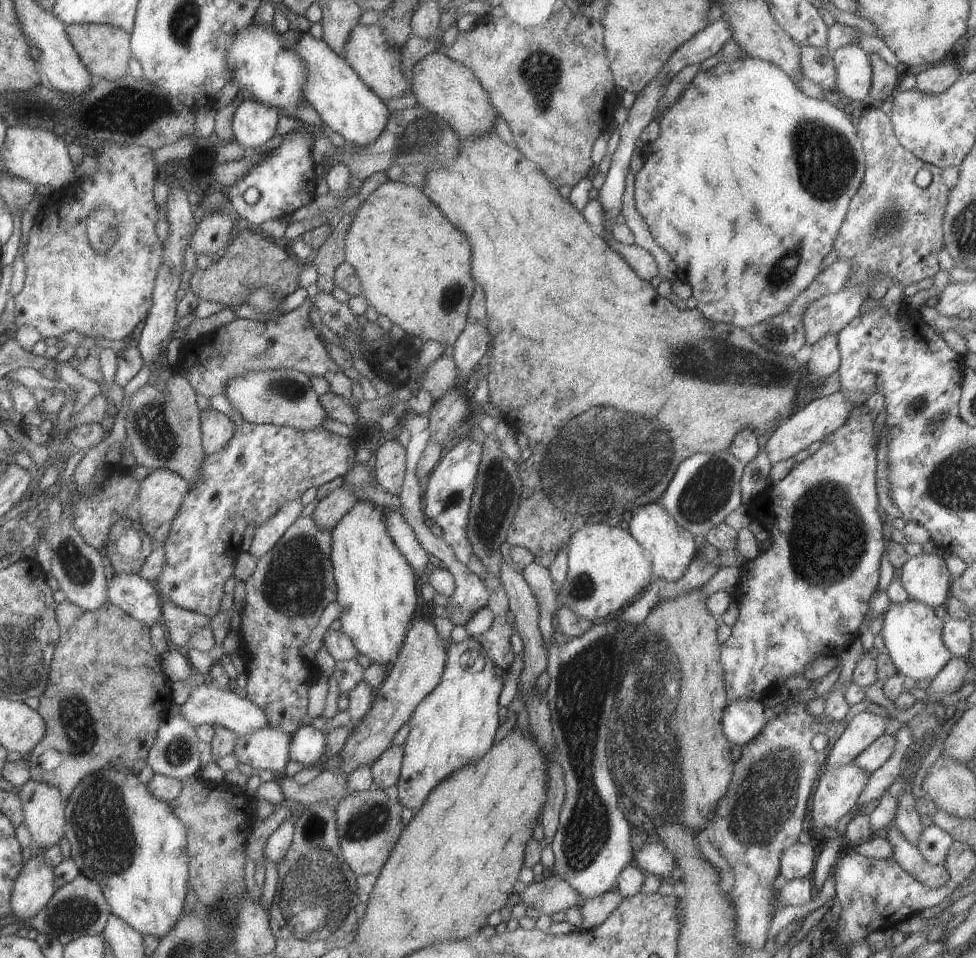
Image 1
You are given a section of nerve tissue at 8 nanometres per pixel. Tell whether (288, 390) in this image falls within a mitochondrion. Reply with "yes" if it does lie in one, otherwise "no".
yes

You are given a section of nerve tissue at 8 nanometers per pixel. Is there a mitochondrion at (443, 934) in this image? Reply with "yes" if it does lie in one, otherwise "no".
no

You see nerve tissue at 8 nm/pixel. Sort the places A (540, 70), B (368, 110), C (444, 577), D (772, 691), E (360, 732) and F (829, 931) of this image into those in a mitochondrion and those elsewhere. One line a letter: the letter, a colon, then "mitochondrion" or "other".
A: mitochondrion
B: other
C: other
D: other
E: other
F: other

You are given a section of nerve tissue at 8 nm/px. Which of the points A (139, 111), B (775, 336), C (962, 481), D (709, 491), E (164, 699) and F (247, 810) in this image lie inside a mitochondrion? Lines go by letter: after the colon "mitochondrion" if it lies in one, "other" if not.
A: mitochondrion
B: mitochondrion
C: mitochondrion
D: mitochondrion
E: other
F: other

